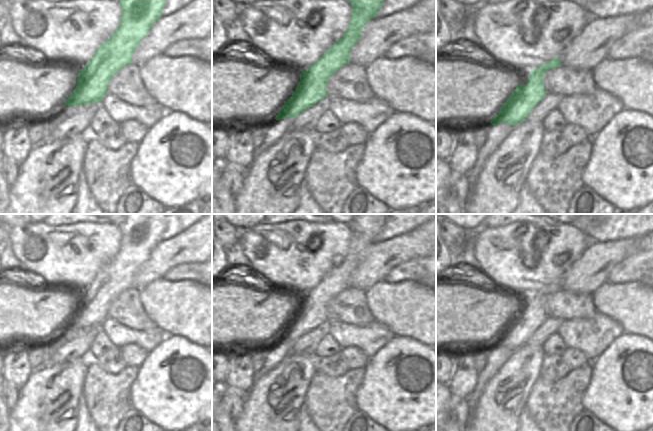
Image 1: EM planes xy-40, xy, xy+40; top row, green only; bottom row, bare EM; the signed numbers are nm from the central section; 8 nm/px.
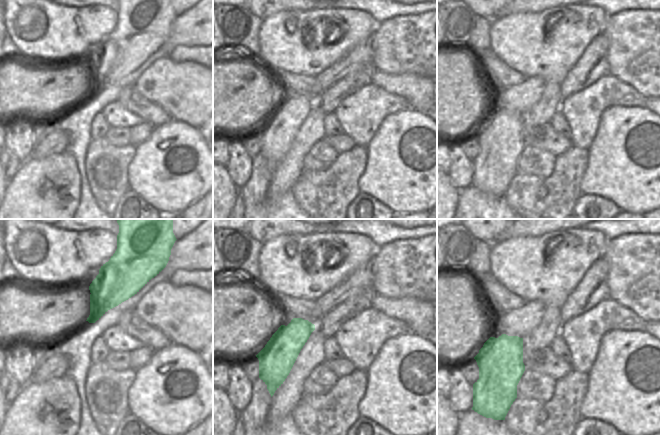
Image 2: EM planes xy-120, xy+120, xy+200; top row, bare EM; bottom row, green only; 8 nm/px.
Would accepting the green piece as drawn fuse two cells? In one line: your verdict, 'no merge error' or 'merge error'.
no merge error

